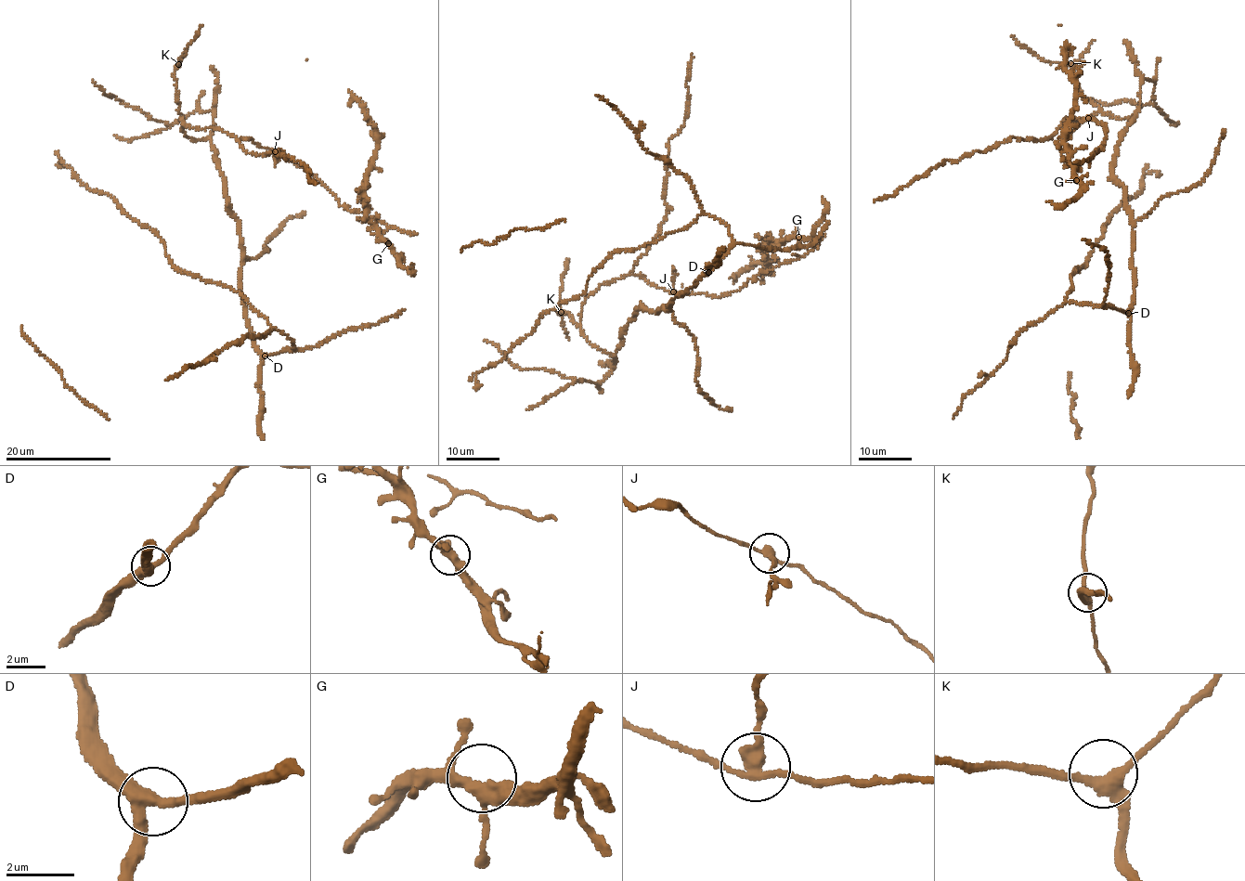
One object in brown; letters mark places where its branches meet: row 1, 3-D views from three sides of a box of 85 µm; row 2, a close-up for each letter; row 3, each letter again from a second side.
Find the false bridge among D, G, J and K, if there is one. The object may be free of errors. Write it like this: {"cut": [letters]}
{"cut": ["J"]}

